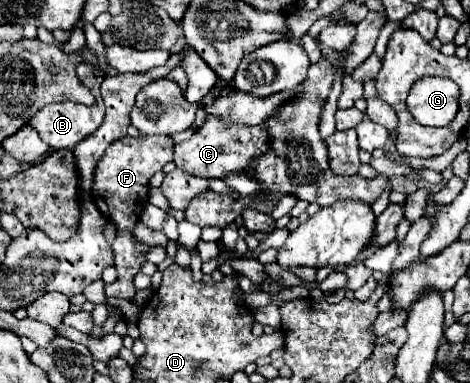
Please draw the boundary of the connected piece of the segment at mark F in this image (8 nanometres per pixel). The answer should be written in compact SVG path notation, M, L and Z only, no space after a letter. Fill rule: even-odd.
M140 136L140 138L122 138L118 144L112 144L100 162L96 164L94 170L94 184L92 184L92 198L96 208L102 212L104 218L108 218L116 226L118 242L112 244L114 254L116 254L116 270L118 270L118 280L114 284L106 284L106 296L118 296L132 300L136 294L134 286L134 276L140 272L142 264L146 264L146 254L152 246L134 242L134 226L140 220L140 214L144 206L148 204L148 180L162 170L164 164L172 162L172 138L170 136ZM146 196L146 202L144 202Z

